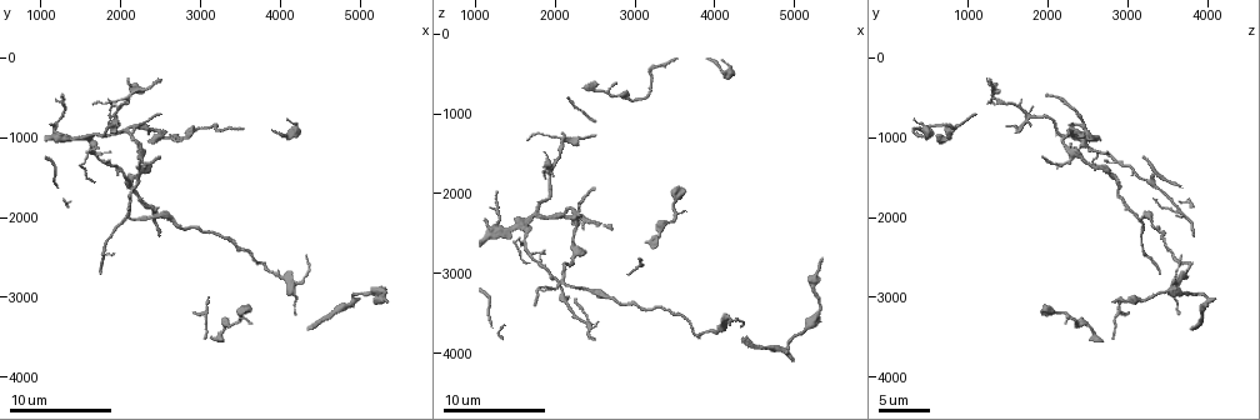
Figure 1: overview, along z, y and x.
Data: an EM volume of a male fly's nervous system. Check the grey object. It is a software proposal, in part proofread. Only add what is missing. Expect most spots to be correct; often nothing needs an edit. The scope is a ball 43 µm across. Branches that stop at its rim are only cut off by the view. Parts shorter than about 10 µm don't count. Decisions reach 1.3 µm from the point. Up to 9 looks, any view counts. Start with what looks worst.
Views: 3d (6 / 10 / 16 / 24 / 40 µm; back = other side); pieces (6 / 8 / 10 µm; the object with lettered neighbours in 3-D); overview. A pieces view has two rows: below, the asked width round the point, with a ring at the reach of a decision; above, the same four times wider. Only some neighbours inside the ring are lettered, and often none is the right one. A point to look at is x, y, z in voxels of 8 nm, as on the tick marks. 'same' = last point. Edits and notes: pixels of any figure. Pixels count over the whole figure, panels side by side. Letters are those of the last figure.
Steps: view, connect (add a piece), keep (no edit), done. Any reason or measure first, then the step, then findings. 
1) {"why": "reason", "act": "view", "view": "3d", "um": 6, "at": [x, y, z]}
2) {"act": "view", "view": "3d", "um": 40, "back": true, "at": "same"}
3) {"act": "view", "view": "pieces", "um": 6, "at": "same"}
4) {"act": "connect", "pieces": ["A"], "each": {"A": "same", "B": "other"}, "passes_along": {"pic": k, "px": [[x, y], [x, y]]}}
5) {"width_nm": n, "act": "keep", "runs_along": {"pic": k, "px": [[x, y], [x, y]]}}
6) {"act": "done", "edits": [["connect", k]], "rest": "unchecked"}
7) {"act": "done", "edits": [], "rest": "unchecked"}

{"why": "branch stops here", "act": "view", "view": "pieces", "um": 10, "at": [2700, 950, 2400]}

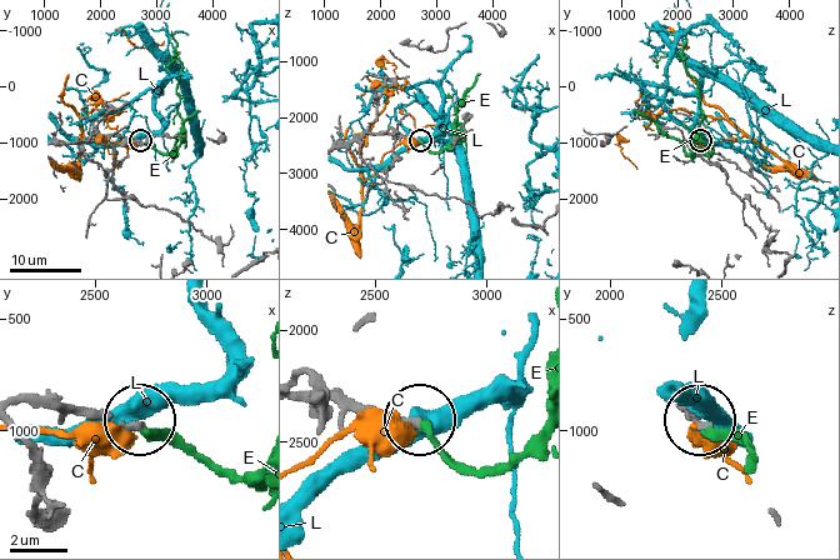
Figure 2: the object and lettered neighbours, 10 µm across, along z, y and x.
{"width_nm": 250, "act": "connect", "pieces": ["E"], "each": {"C": "other", "E": "same", "L": "other"}, "passes_along": {"pic": 2, "px": [[343, 400], [416, 420], [469, 465], [513, 463], [534, 444]]}, "found": "it goes on there"}

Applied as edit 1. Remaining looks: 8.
{"why": "free end", "act": "view", "view": "pieces", "um": 10, "at": [2500, 1250, 1950]}

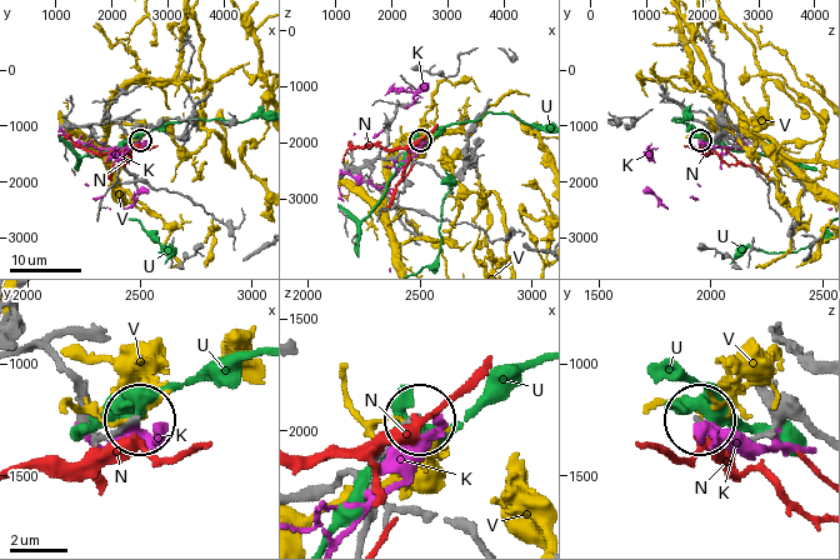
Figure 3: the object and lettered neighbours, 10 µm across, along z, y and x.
{"act": "keep", "each": {"K": "other", "N": "other", "U": "other", "V": "other"}, "found": "none of them fits"}

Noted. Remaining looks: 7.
{"act": "view", "view": "overview"}

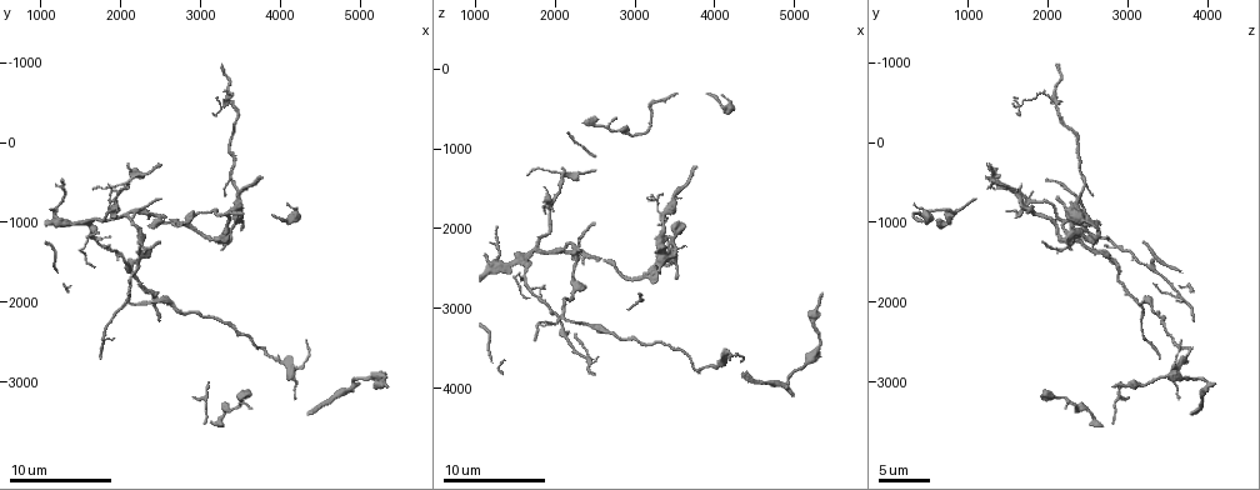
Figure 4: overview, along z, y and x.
{"why": "branch stops here", "act": "view", "view": "pieces", "um": 10, "at": [3750, 450, 1250]}

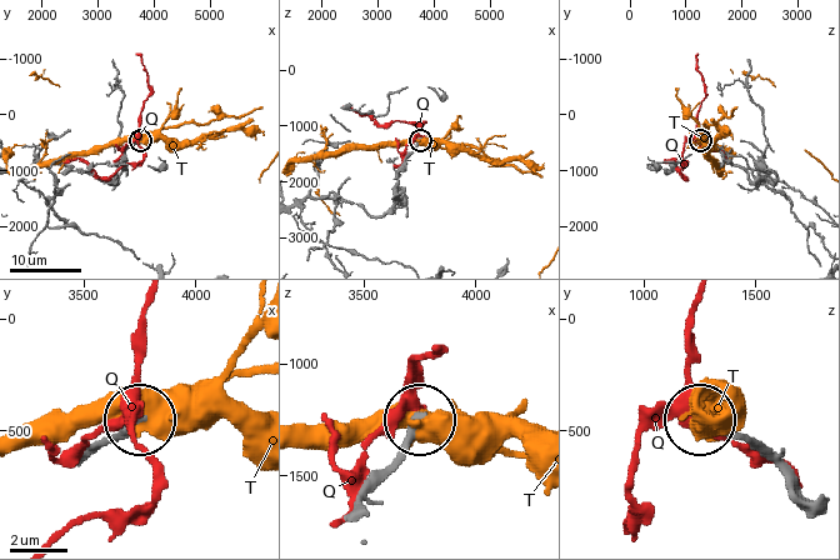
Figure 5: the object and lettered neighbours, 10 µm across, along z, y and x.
{"width_nm": 230, "act": "keep", "each": {"Q": "other", "T": "other"}, "runs_along": {"pic": 5, "px": [[354, 204], [384, 214], [398, 170], [419, 140]]}, "found": "none of them fits"}

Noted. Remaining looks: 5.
{"act": "view", "view": "3d", "um": 10, "at": [3300, -950, 2100]}

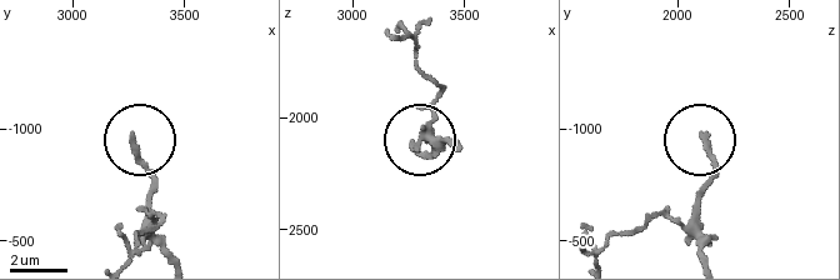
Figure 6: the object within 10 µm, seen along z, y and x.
{"act": "view", "view": "pieces", "um": 8, "at": [3280, -970, 2130]}

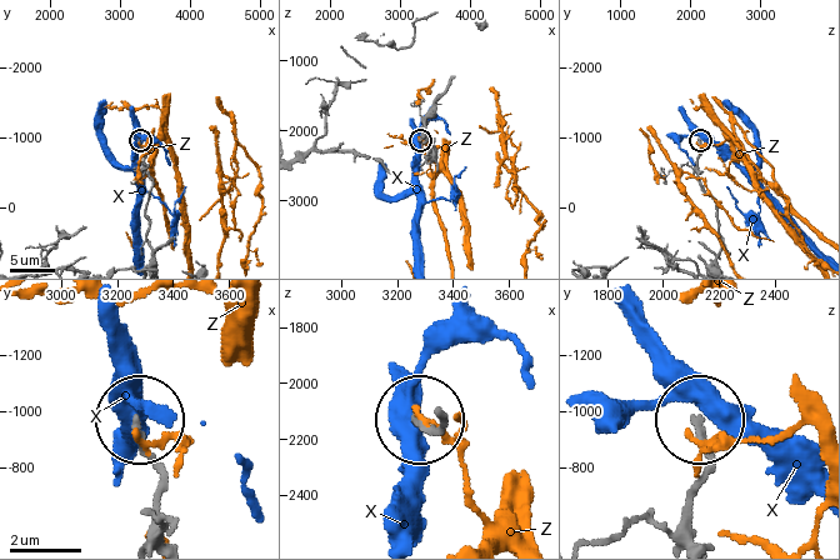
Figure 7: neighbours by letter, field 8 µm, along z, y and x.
{"width_nm": 190, "act": "keep", "each": {"X": "other", "Z": "other"}, "runs_along": {"pic": 7, "px": [[691, 533], [689, 496], [706, 461], [698, 419]]}, "found": "no lettered piece goes on from it"}

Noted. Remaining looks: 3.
{"act": "done", "edits": [["connect", 2]], "rest": "unchecked"}

